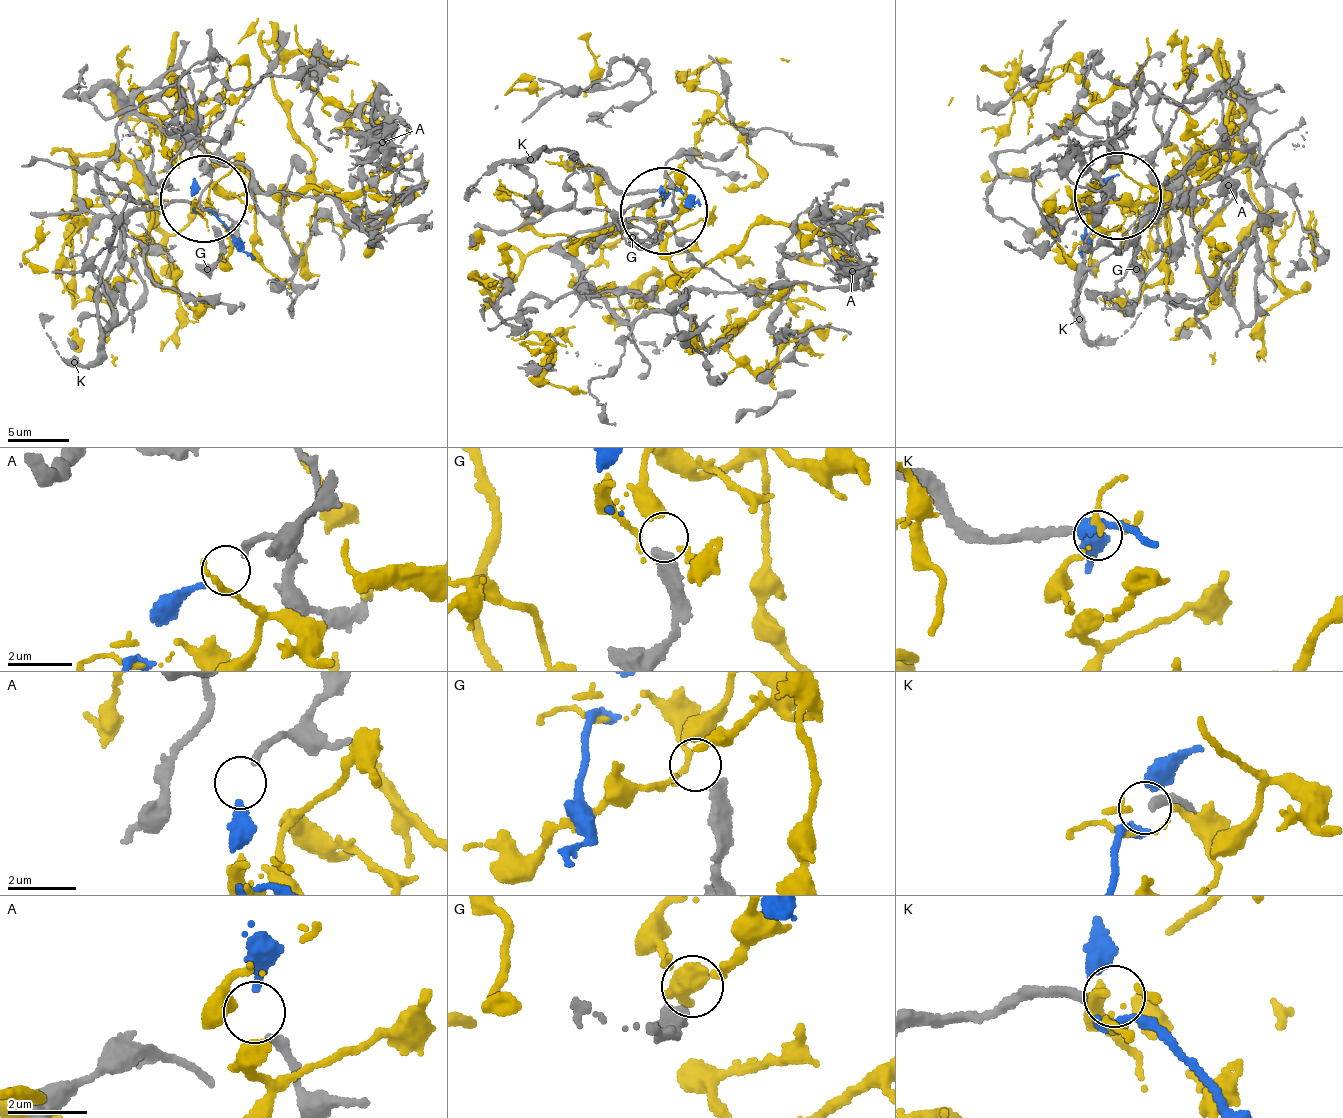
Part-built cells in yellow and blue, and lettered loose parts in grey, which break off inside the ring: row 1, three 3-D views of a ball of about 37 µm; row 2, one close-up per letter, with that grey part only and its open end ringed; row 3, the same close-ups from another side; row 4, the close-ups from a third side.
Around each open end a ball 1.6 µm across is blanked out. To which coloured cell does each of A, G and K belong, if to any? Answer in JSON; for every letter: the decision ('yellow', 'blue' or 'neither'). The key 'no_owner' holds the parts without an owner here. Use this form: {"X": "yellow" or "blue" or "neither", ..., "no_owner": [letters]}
{"A": "blue", "G": "neither", "K": "neither", "no_owner": ["G", "K"]}

